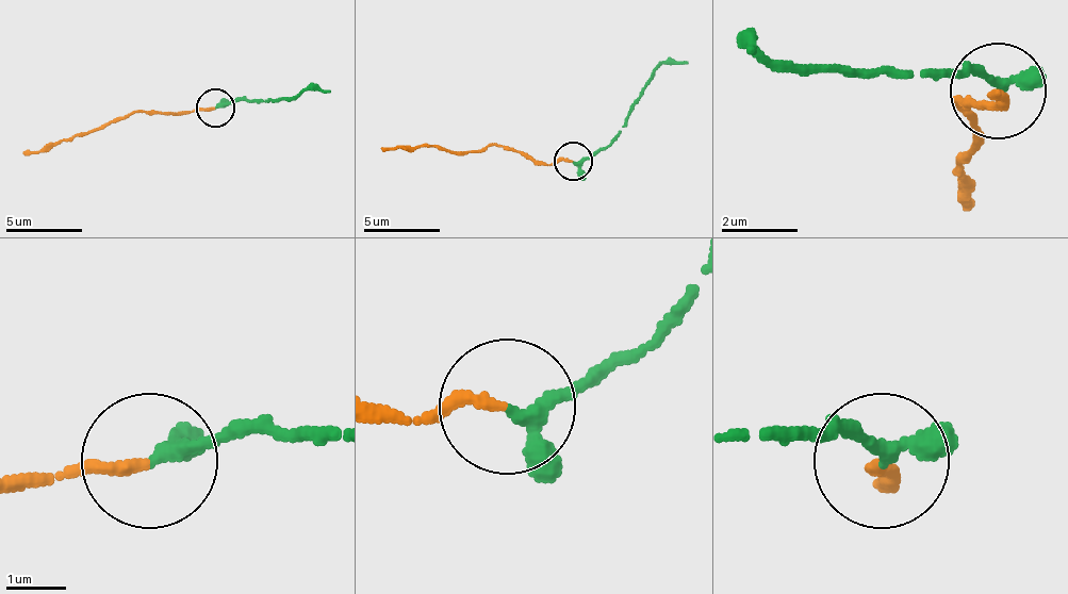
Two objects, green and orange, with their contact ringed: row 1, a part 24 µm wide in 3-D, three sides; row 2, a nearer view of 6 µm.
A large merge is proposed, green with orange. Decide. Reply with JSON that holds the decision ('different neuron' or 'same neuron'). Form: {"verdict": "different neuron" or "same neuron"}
{"verdict": "same neuron"}

